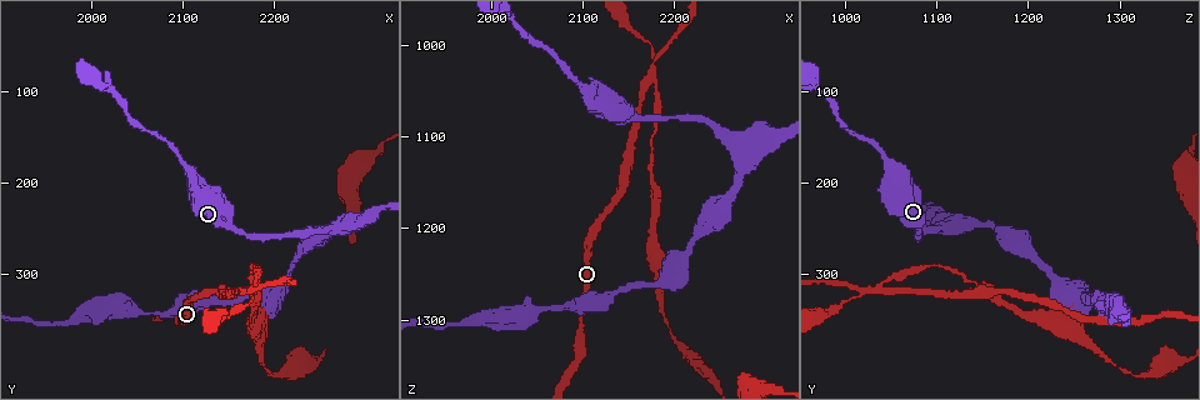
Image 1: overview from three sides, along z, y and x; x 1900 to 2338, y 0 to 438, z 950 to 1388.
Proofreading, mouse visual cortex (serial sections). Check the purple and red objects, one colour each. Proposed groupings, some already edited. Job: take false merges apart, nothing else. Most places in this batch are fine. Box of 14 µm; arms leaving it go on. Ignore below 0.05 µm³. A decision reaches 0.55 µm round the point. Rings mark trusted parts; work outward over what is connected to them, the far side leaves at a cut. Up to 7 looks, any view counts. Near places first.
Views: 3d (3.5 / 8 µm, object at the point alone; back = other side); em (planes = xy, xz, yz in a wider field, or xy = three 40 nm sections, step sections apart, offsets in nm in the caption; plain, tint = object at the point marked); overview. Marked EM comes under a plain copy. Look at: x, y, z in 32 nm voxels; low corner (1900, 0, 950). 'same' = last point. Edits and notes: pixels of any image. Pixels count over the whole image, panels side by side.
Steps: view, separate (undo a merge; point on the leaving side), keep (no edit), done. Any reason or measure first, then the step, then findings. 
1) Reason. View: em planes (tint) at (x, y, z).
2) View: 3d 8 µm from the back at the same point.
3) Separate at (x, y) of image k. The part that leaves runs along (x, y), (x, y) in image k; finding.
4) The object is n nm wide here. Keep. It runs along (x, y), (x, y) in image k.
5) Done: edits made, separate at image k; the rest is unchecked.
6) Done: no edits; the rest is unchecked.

Four or more arms meet. View: 3d 3.5 µm from the back at (2175, 315, 1040).

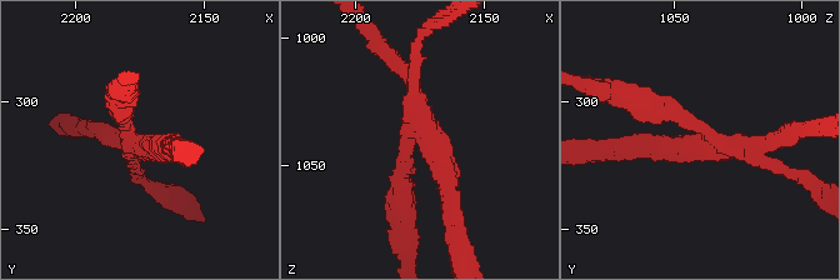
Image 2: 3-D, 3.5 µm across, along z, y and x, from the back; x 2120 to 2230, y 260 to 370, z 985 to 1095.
4 arms meet here; the arms are 200, 200, 200, 300 nm wide; shape alone is not enough. View: em xy step 1 (tint) at (2176, 318, 1035).

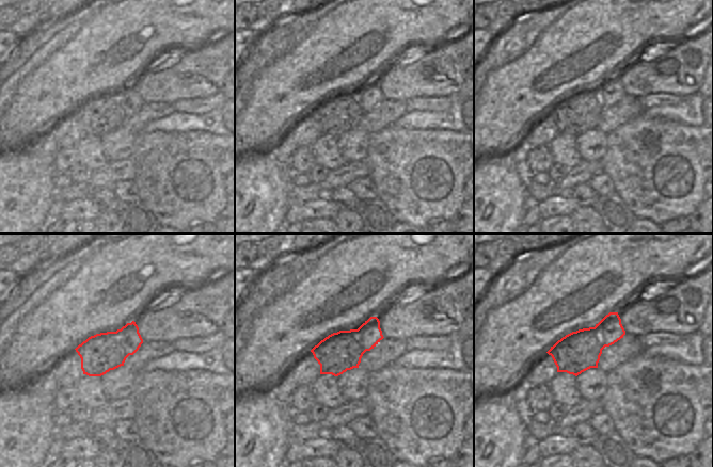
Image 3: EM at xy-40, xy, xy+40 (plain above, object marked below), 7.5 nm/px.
Cut it another way. View: em xy step 2 (tint) at the same point.

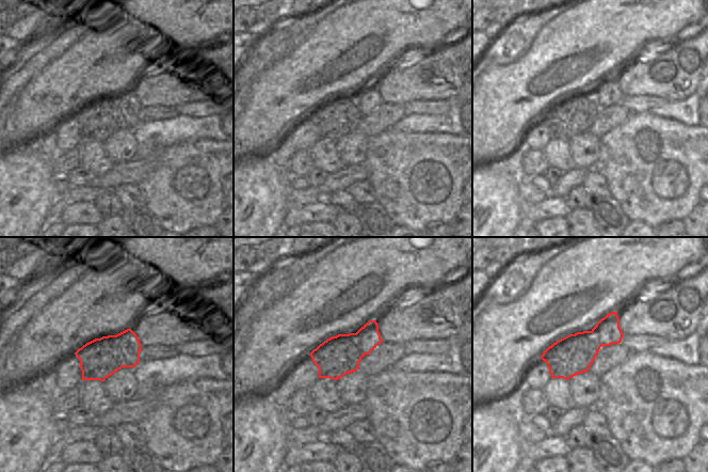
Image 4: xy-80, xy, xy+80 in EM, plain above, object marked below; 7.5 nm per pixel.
Keep. It runs along (170, 145), (139, 145), (120, 106) in image 2; continuous, no second cell.

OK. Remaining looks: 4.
A fork. View: 3d 3.5 µm at (2265, 245, 1110).

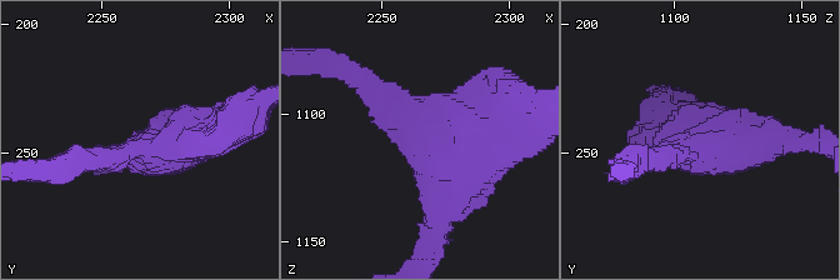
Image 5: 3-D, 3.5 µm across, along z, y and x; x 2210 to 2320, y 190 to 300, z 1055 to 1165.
View: em xy step 5 (tint) at (2266, 250, 1108).

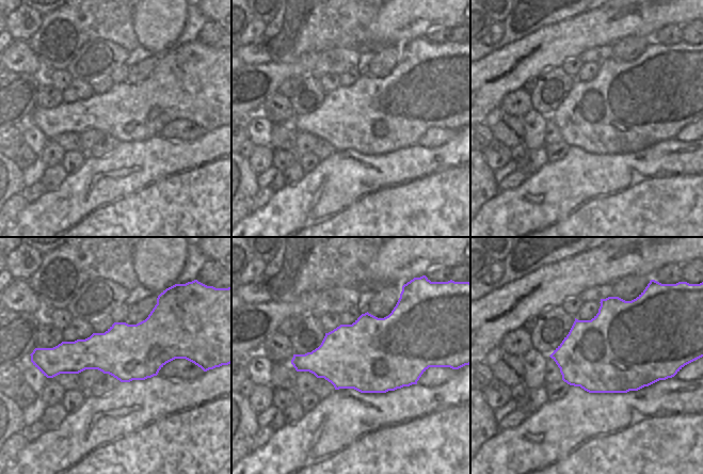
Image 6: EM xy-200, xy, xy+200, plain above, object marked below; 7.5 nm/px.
Keep. It runs along (378, 96), (443, 150), (431, 234) in image 5; one cell here.

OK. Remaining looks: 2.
Done: no edits; the rest is unchecked.

